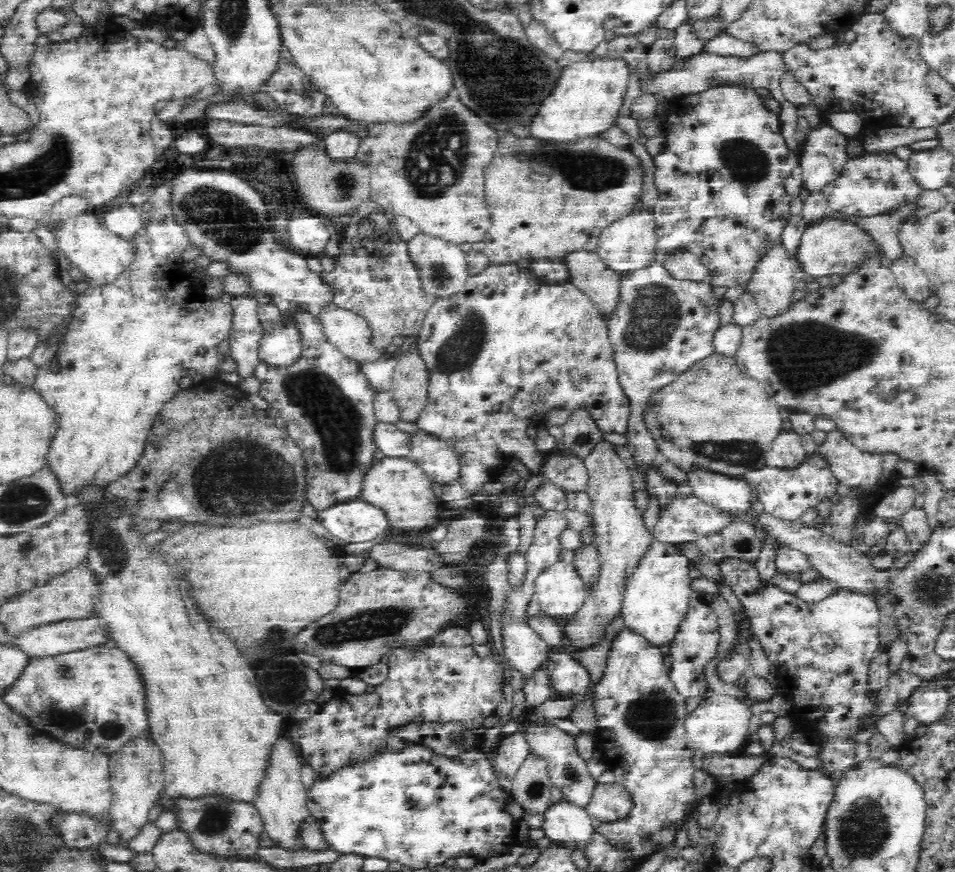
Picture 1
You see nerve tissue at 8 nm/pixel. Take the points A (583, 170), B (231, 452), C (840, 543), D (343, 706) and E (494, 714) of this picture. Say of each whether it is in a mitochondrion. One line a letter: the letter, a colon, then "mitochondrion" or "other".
A: mitochondrion
B: mitochondrion
C: other
D: other
E: other

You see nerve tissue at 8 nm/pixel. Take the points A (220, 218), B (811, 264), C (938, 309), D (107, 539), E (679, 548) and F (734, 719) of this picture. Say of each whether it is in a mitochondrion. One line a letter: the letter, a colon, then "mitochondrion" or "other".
A: mitochondrion
B: other
C: other
D: mitochondrion
E: other
F: other

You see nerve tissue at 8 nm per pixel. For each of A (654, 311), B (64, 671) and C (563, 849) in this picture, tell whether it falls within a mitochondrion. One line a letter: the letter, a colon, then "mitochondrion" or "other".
A: mitochondrion
B: mitochondrion
C: other

